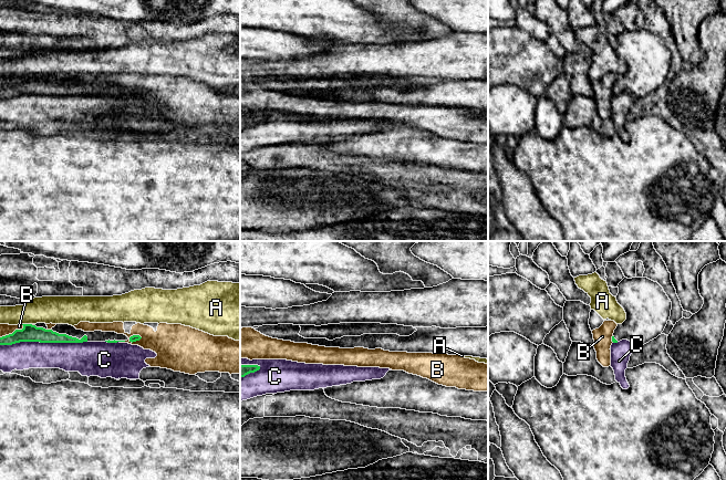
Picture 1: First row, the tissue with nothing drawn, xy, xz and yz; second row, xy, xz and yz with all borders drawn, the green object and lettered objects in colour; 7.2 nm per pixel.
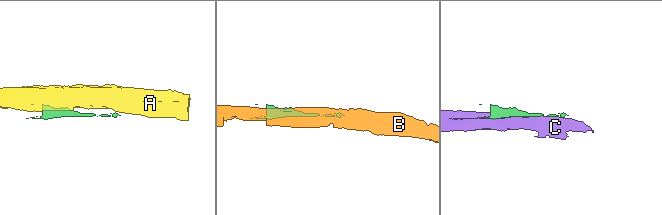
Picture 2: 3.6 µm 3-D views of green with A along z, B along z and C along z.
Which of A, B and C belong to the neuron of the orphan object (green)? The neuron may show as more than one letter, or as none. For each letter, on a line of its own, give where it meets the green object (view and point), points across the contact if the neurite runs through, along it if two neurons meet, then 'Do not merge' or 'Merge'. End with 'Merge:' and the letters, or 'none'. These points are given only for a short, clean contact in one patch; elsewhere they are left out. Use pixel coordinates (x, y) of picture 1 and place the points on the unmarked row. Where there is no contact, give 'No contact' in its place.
A: Touches green at xy (27, 76). Do not merge
B: Touches green at xy (13, 84). Do not merge
C: Touches green at xy (43, 94). Do not merge
Merge: none

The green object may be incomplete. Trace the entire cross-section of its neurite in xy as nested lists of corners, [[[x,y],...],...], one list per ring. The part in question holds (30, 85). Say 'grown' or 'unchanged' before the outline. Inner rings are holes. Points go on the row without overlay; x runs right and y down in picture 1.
grown; [[[45,75],[22,76],[22,82],[15,82],[12,86],[0,90],[0,97],[12,97],[20,94],[40,95],[83,95],[83,94],[125,94],[128,90],[115,84],[84,84],[69,76],[56,76],[51,82]]]

